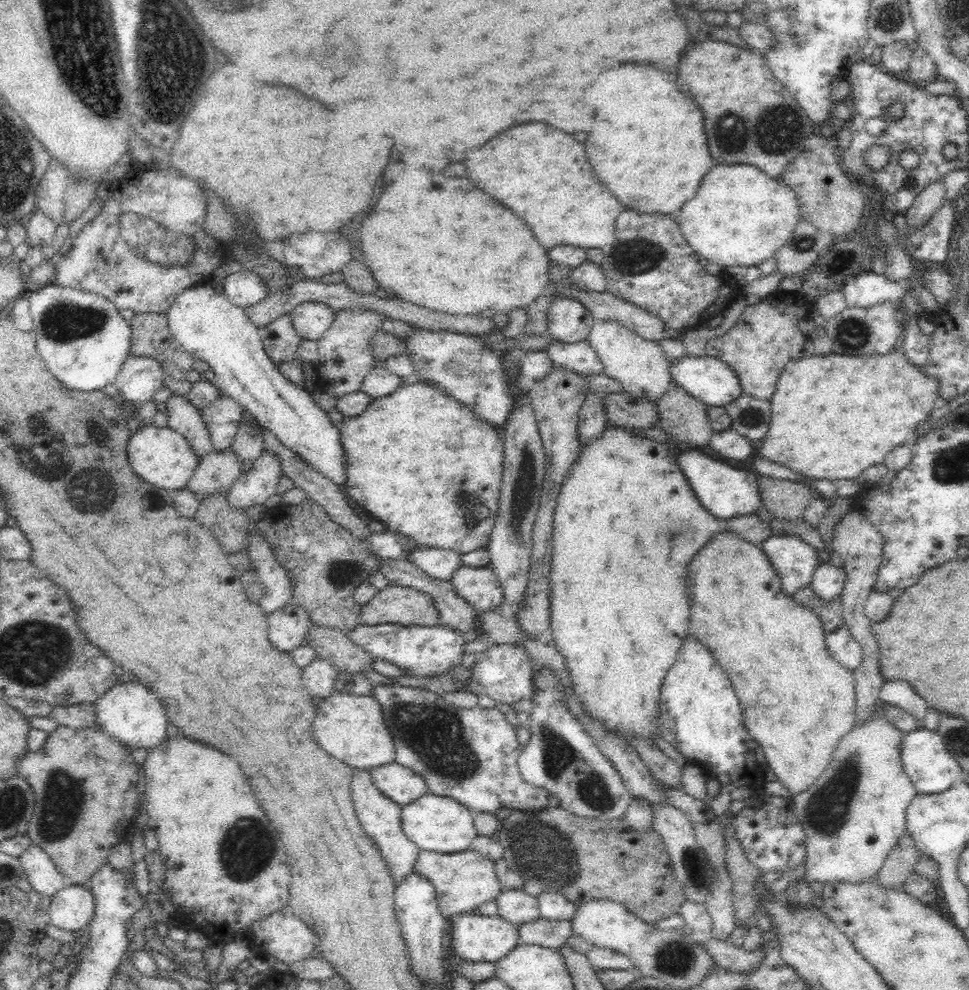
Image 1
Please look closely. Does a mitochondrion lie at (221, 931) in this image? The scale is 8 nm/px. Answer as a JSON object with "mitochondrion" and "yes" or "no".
{"mitochondrion":"no"}

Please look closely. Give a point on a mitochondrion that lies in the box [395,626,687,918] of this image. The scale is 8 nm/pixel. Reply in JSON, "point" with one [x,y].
{"point":[544,850]}

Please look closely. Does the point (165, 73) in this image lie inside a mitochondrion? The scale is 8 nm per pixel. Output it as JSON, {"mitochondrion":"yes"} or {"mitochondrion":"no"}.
{"mitochondrion":"yes"}

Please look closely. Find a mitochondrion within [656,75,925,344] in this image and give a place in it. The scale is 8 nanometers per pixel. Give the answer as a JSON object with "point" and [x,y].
{"point":[780,132]}

